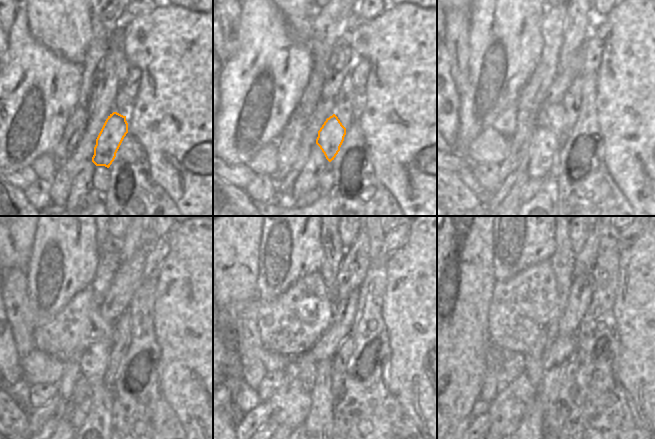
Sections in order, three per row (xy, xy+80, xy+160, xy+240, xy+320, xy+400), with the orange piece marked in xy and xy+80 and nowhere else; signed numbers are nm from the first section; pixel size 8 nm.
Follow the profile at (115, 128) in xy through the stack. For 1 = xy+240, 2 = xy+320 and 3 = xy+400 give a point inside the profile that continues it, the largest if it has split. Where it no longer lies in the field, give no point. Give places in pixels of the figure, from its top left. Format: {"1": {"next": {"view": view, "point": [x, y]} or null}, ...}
{"1": {"next": {"view": "xy+240", "point": [79, 325]}}, "2": {"next": {"view": "xy+320", "point": [292, 323]}}, "3": {"next": {"view": "xy+400", "point": [520, 307]}}}

